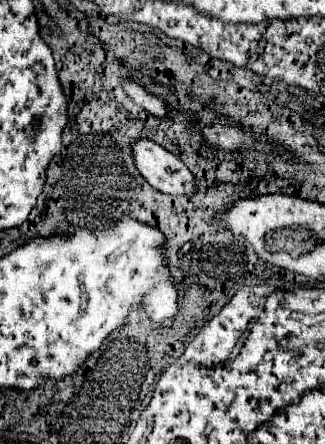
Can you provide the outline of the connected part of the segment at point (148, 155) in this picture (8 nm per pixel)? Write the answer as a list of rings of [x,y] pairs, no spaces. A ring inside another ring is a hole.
[[[136,139],[132,143],[134,163],[140,175],[158,191],[170,195],[190,195],[196,191],[194,175],[188,167],[162,145],[150,139]]]

